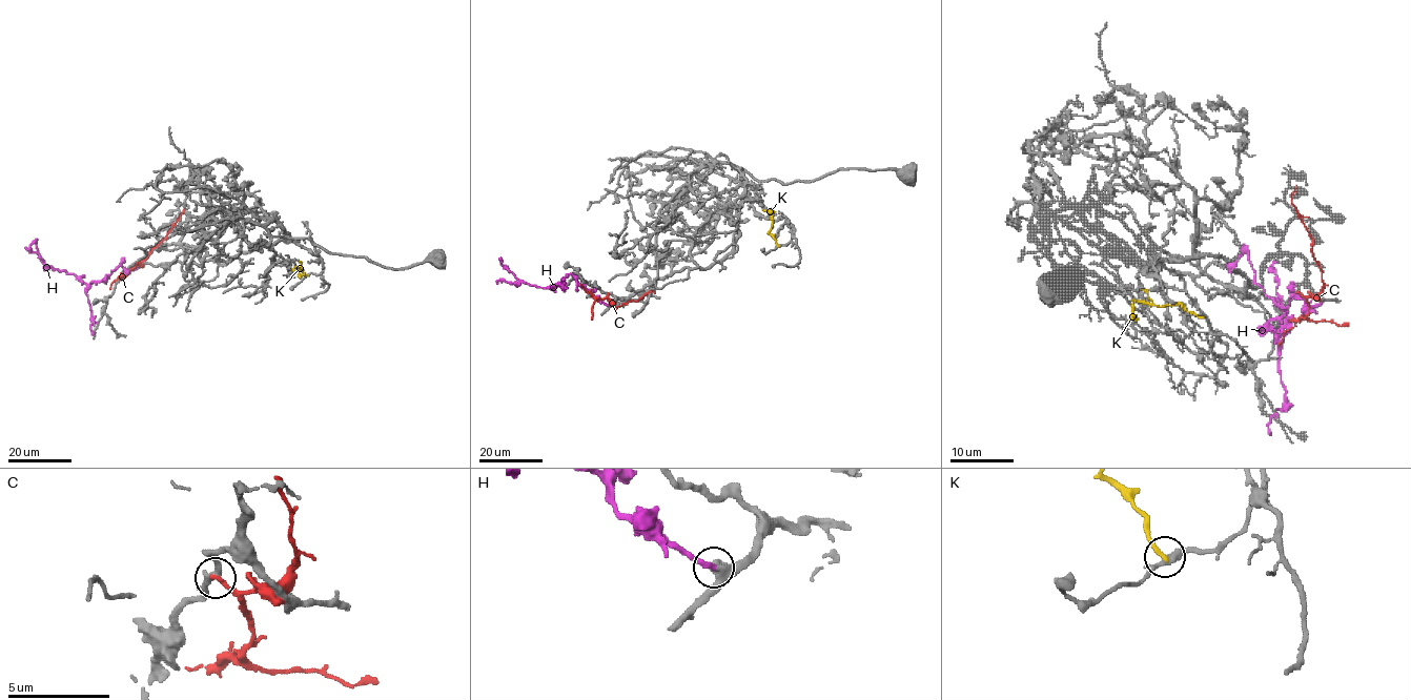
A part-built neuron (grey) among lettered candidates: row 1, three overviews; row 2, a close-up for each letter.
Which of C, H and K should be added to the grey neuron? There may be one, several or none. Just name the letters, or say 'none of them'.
H

